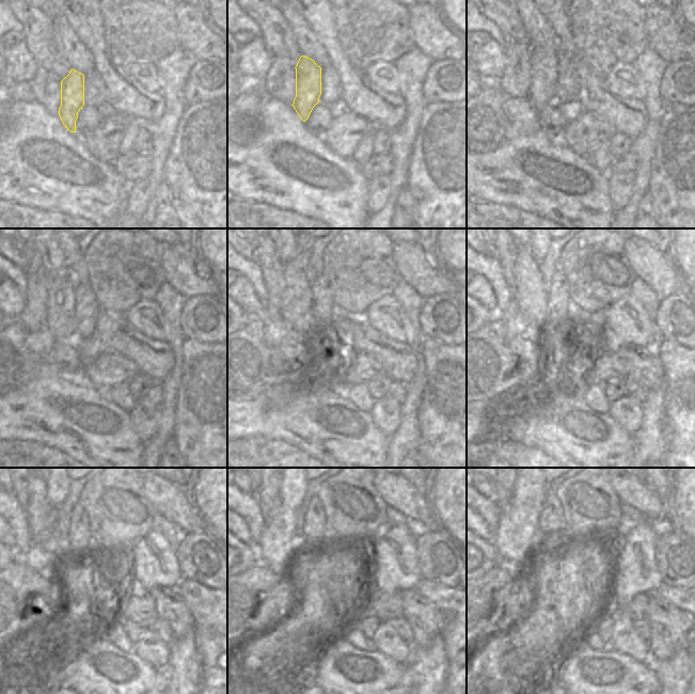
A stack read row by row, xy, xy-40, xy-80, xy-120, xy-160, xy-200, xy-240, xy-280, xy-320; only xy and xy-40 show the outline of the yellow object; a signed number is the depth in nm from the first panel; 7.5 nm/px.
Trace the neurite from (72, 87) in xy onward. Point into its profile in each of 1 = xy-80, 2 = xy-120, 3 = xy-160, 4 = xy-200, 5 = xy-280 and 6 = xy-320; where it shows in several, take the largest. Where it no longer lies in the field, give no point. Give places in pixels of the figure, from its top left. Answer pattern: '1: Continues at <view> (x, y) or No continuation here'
1: Continues at xy-80 (542, 89)
2: Continues at xy-120 (60, 318)
3: Continues at xy-160 (296, 298)
4: Continues at xy-200 (530, 294)
5: Continues at xy-280 (268, 497)
6: Continues at xy-320 (503, 489)

